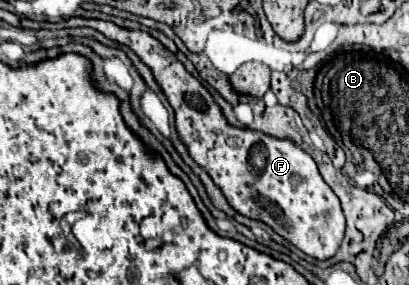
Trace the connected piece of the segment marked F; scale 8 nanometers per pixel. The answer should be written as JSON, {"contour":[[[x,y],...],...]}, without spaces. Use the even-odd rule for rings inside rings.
{"contour":[[[70,17],[56,23],[62,27],[92,27],[108,39],[128,45],[138,57],[152,67],[156,81],[176,113],[176,127],[180,139],[186,143],[192,159],[202,165],[214,183],[224,191],[228,203],[250,219],[264,221],[278,235],[288,239],[300,251],[314,259],[332,257],[344,235],[344,215],[338,197],[322,179],[314,159],[304,153],[288,137],[272,137],[254,129],[232,127],[218,107],[212,93],[192,77],[186,67],[168,51],[156,37],[138,29],[124,29],[112,21]]]}

